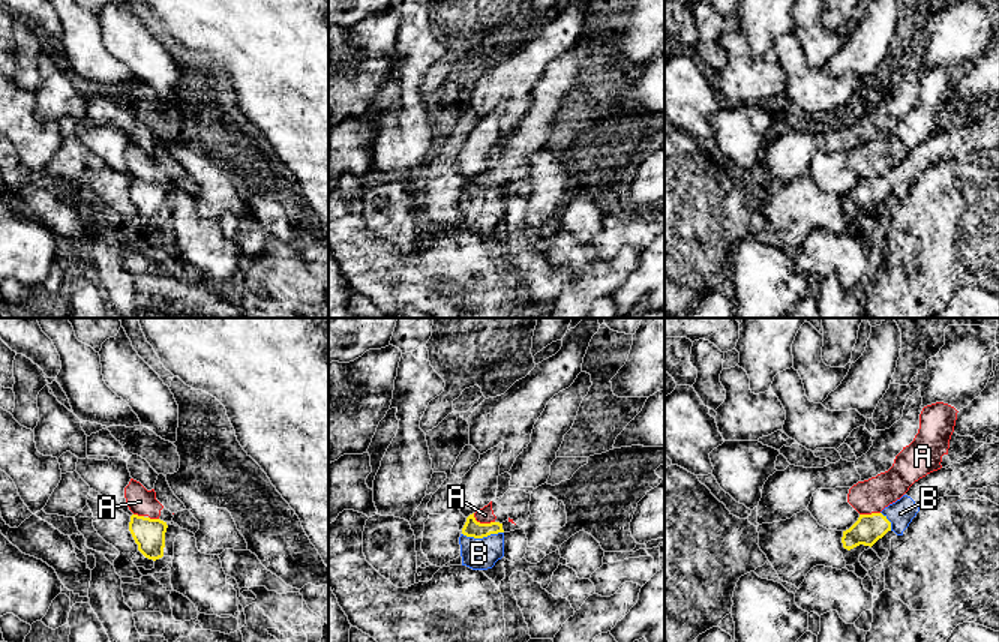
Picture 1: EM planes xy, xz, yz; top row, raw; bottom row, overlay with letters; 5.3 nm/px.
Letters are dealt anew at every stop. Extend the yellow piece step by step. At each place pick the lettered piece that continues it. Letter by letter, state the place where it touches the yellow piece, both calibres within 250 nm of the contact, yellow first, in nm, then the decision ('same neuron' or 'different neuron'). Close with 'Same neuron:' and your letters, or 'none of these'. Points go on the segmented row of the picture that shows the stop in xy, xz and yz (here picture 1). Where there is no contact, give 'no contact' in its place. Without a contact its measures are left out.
A: xz (482, 524) | 90/90 nm | different neuron
B: xz (482, 537) | 90/180 nm | same neuron
Same neuron: B

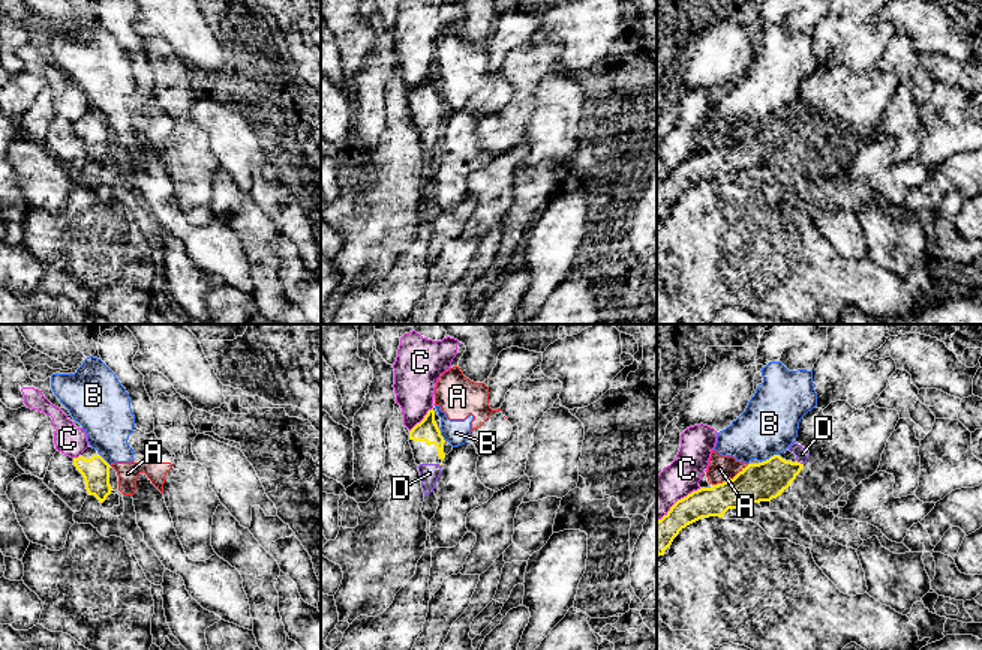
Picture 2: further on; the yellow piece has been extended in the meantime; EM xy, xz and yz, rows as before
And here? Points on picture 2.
A: yz (738, 473) | 200/140 nm | different neuron
B: yz (771, 457) | 200/300 nm | different neuron
C: xz (423, 419) | 120/240 nm | different neuron
D: yz (799, 463) | 200/70 nm | same neuron
Same neuron: D

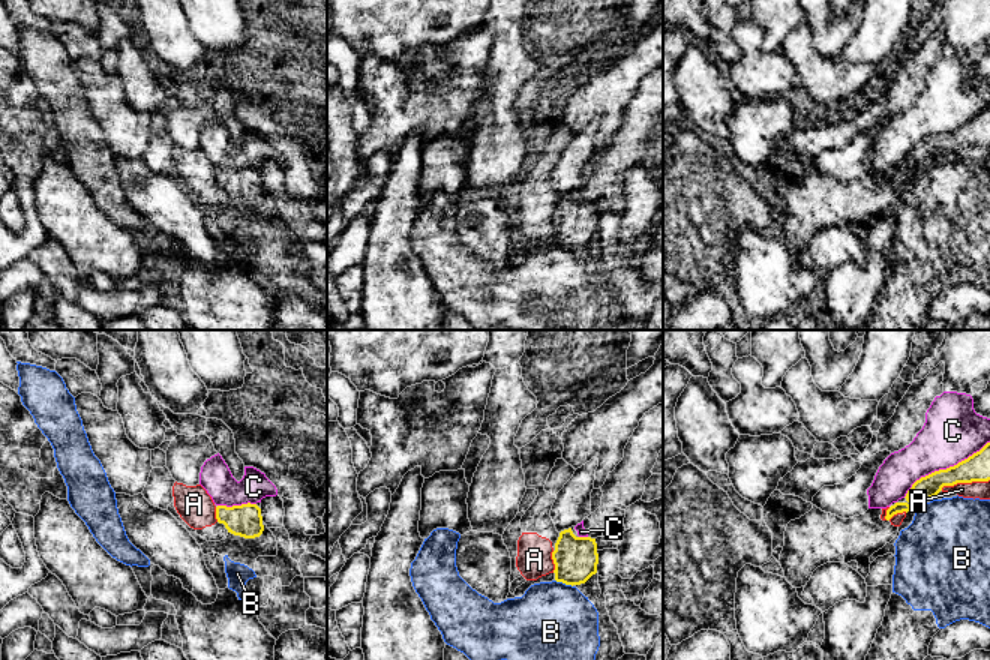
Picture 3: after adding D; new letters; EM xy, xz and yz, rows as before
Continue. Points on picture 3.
A: yz (965, 482) | 140/100 nm | different neuron
B: xz (564, 582) | 240/420 nm | different neuron
C: yz (944, 470) | 140/320 nm | different neuron
Same neuron: none of these

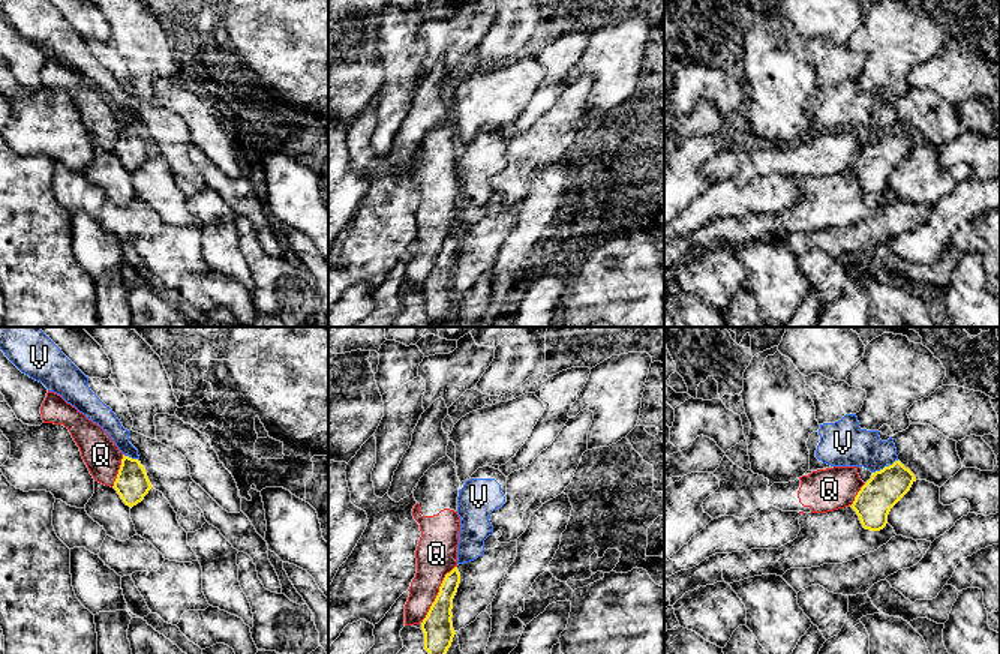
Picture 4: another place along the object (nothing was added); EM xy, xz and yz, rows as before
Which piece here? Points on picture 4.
Q: xz (438, 594) | 160/220 nm | different neuron
V: yz (885, 467) | 200/240 nm | different neuron
Same neuron: none of these

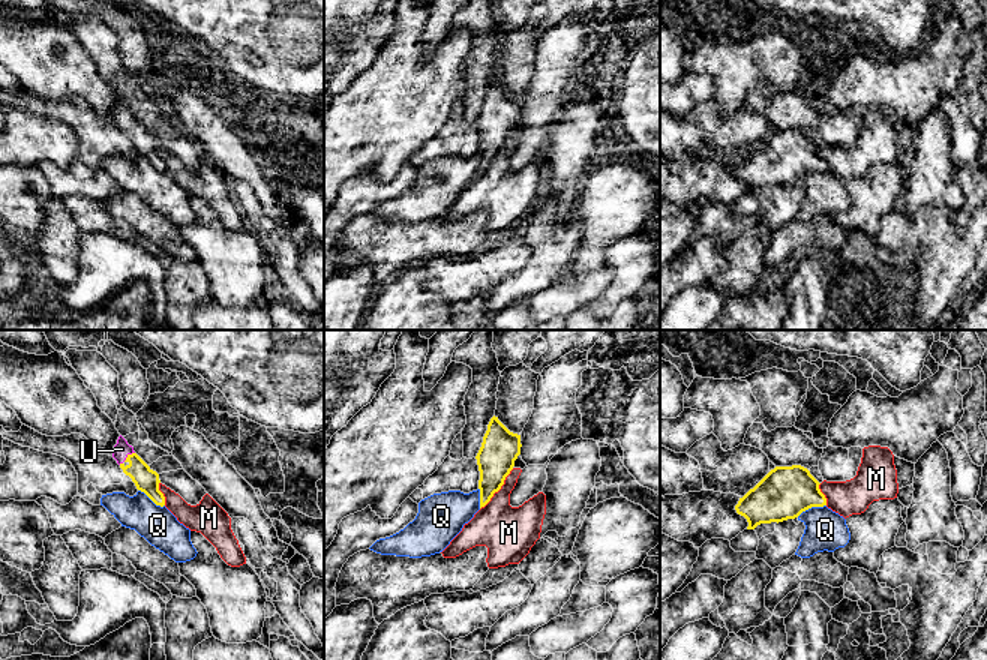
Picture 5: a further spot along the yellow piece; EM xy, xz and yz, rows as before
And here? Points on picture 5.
M: xz (498, 489) | 200/280 nm | different neuron
Q: yz (810, 507) | 280/220 nm | different neuron
U: xy (126, 458) | 130/90 nm | same neuron
Same neuron: U

